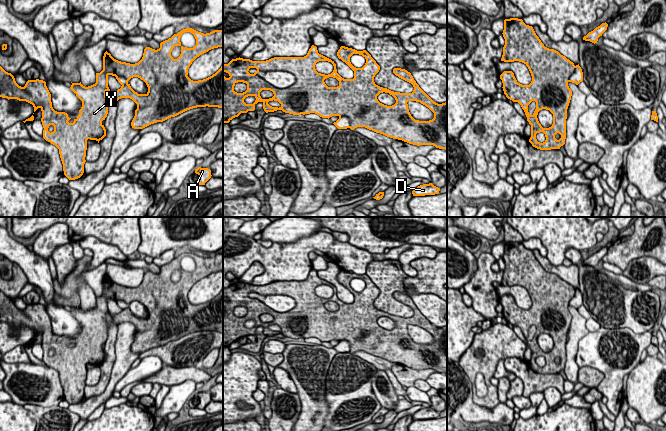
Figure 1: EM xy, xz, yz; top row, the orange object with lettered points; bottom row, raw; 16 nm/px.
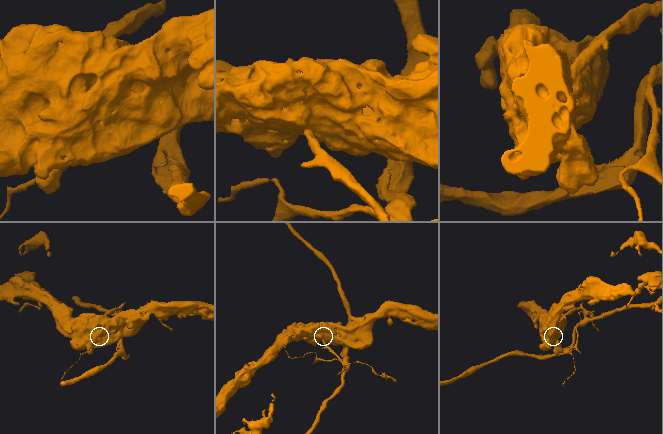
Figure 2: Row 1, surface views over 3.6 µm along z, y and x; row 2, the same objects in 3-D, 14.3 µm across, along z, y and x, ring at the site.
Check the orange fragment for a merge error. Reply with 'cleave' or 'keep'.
cleave

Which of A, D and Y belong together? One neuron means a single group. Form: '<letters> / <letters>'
A D / Y

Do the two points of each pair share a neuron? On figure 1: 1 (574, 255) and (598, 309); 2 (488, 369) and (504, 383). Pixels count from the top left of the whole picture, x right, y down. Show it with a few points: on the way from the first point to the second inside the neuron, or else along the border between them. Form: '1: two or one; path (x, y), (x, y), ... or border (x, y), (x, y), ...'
1: one; path (583, 268), (592, 284), (598, 290), (598, 296)
2: two; border (496, 386), (500, 401)

